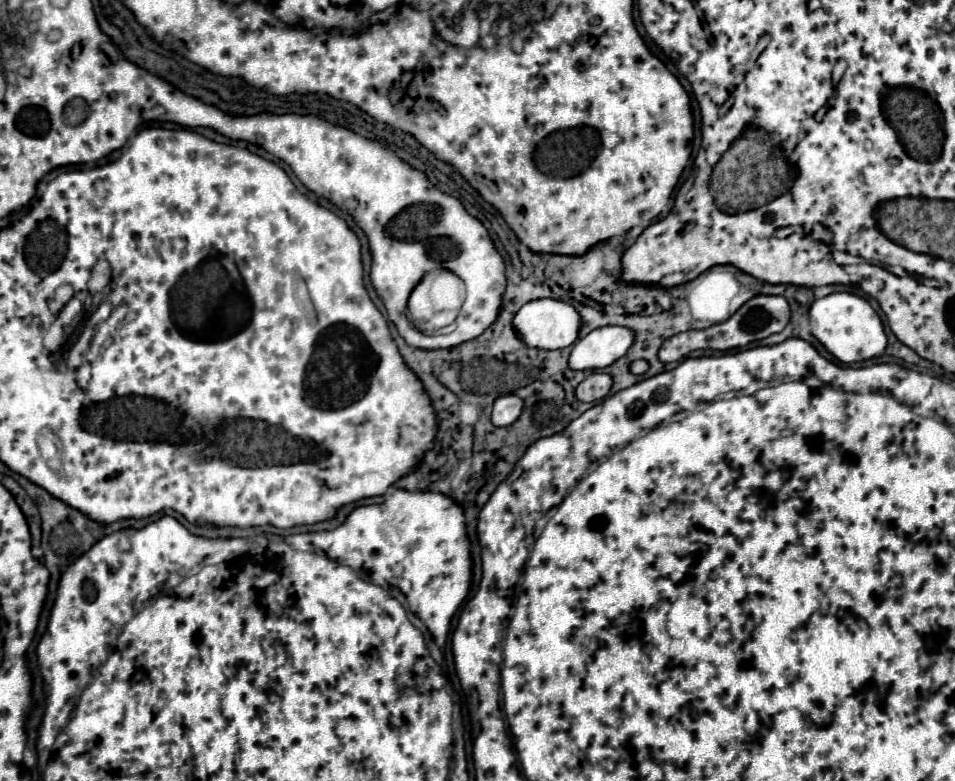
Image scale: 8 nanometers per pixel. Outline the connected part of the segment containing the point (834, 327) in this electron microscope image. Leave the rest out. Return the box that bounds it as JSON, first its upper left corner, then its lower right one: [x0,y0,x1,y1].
[809,293,887,363]

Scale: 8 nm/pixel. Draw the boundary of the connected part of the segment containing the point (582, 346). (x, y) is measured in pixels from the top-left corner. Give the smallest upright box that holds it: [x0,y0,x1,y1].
[569,327,633,371]

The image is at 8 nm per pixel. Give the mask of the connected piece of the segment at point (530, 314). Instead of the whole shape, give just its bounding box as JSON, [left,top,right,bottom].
[513,299,581,349]

